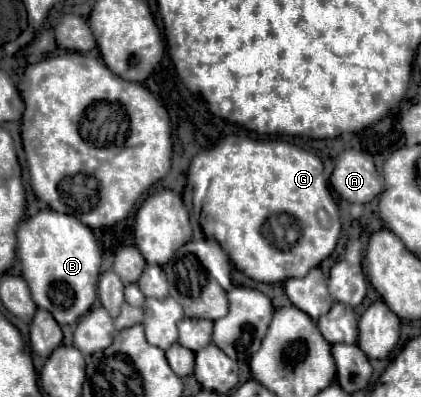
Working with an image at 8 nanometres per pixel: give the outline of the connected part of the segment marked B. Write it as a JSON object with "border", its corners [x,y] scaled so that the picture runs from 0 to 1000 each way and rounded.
{"border":[[[124,526],[90,531],[43,567],[38,637],[52,668],[52,698],[90,778],[119,783],[143,819],[171,819],[214,783],[228,758],[242,632],[209,567],[162,537],[128,537]]]}

